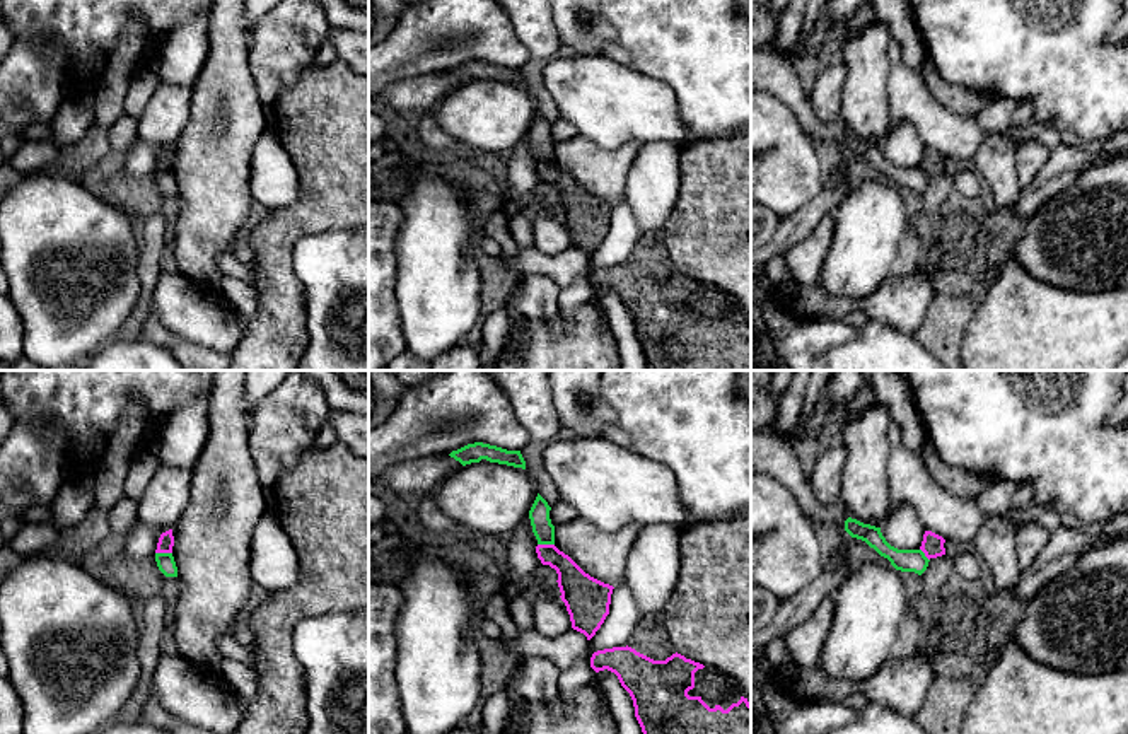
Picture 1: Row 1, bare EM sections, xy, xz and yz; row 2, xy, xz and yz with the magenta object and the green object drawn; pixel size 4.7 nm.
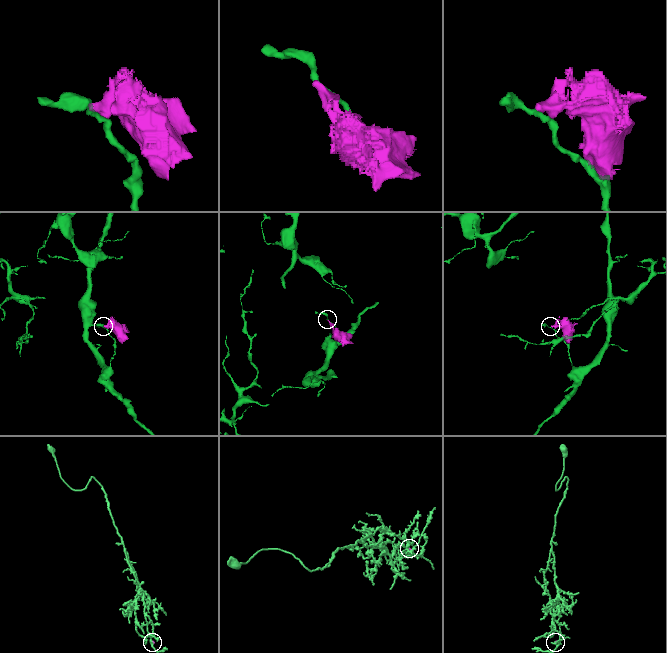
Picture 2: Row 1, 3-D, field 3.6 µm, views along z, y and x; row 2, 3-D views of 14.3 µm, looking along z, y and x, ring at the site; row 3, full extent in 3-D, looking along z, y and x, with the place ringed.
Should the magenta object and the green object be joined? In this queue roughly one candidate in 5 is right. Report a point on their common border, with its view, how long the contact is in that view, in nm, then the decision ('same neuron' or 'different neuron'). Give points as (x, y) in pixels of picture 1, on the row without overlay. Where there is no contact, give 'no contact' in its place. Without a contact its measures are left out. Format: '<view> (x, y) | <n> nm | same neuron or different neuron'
xy (164, 169) | 80 nm | different neuron

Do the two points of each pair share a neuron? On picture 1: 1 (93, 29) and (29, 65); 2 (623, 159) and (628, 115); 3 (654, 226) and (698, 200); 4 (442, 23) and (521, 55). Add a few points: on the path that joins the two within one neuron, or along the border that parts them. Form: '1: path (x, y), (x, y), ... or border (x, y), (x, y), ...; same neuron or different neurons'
1: border (17, 40), (48, 41), (70, 87); different neurons
2: border (586, 137), (604, 149), (640, 144); different neurons
3: border (678, 178), (678, 200), (662, 233); different neurons
4: path (461, 24), (482, 29), (502, 46); same neuron

